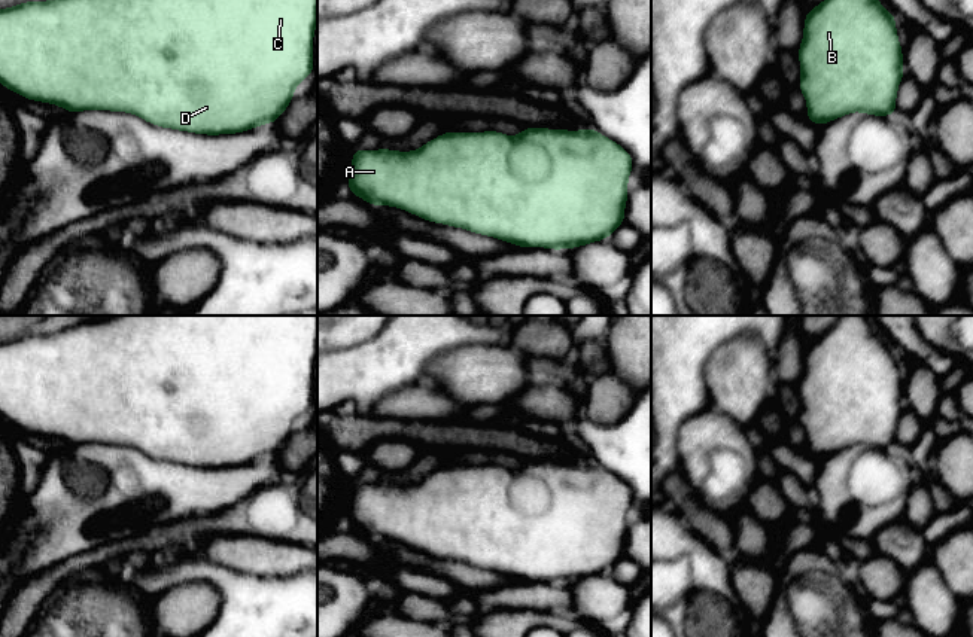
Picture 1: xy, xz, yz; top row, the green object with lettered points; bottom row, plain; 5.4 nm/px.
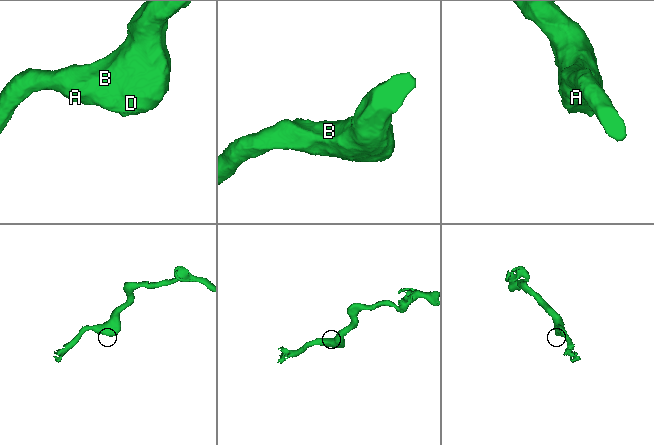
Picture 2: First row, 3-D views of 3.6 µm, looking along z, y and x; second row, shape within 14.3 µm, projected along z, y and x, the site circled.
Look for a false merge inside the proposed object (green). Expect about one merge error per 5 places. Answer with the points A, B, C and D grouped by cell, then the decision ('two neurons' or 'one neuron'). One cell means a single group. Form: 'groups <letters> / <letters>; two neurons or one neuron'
groups A B C D; one neuron

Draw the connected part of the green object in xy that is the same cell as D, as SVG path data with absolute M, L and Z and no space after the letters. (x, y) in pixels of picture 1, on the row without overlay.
M98 316L61 332L28 333L0 344L0 417L27 433L61 439L67 446L109 444L194 467L237 467L276 455L294 433L294 423L314 405L313 371L317 354L317 316Z

